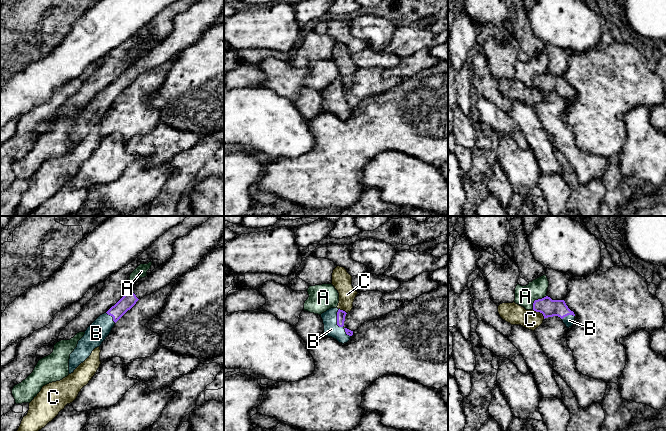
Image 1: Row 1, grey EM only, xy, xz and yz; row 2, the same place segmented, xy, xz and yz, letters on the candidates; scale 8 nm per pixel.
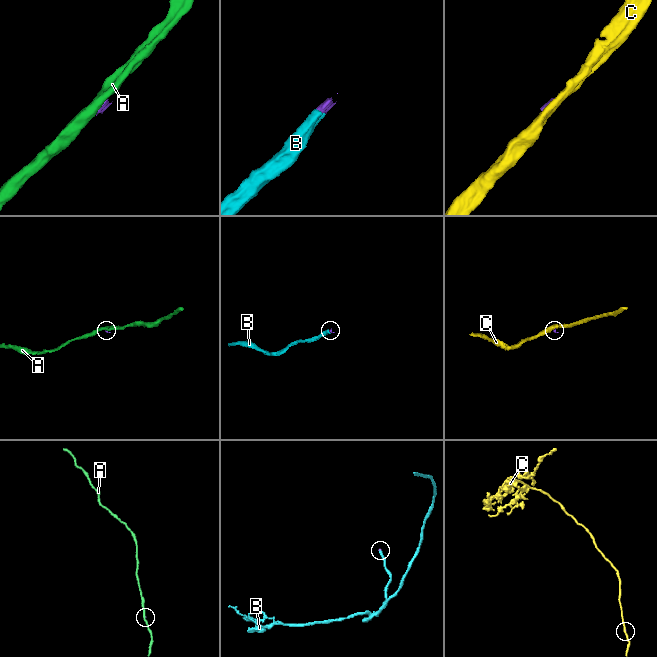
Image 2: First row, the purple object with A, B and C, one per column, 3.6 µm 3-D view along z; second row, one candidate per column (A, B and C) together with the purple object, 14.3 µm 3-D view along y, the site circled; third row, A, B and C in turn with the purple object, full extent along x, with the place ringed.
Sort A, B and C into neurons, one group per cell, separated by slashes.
A / B / C

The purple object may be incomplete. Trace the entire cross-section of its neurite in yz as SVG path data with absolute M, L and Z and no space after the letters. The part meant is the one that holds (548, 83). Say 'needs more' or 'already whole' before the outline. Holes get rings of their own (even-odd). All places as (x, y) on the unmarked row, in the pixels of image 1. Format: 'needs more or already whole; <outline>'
needs more; M546 72L534 77L533 86L542 89L544 95L553 92L560 93L567 104L575 99L575 90L568 84L564 76L552 76Z

